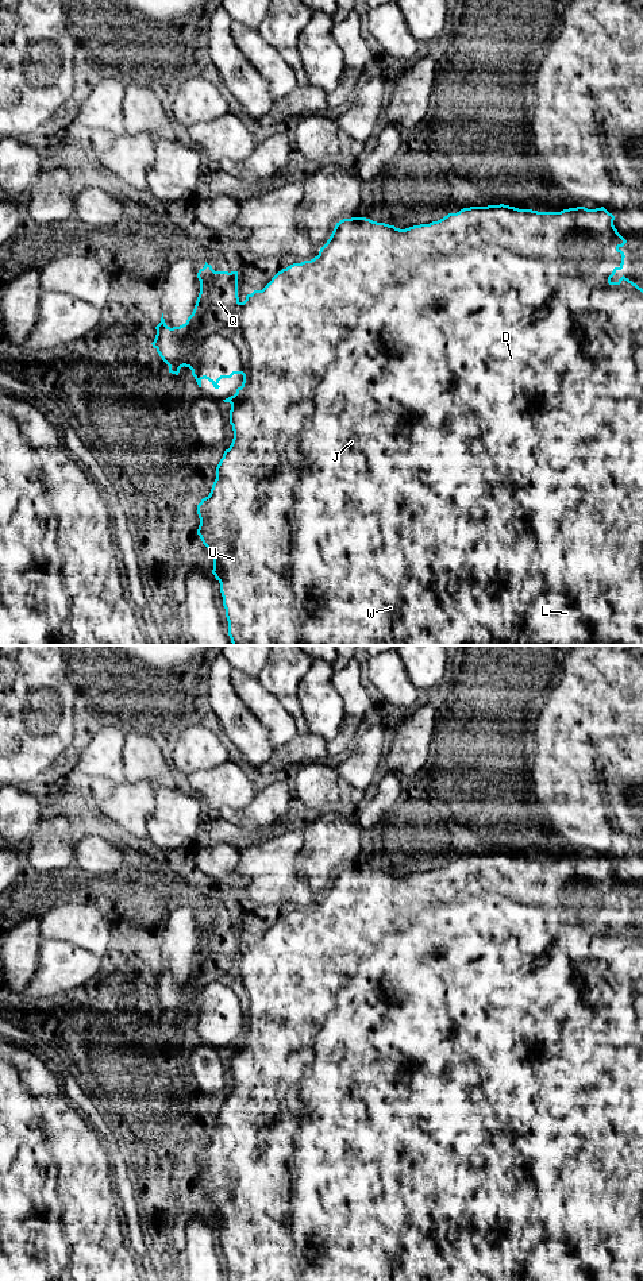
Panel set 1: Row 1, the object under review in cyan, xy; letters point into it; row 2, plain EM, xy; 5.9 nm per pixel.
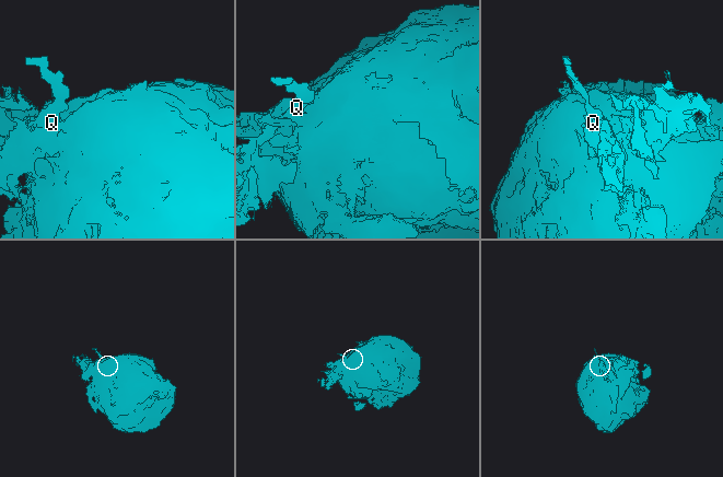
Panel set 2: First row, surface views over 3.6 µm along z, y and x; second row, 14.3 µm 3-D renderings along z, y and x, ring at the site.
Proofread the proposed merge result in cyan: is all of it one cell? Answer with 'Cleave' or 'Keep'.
Cleave

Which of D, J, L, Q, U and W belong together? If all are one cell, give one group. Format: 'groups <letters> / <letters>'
groups D J L U W / Q

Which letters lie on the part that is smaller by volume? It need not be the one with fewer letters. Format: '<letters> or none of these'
Q

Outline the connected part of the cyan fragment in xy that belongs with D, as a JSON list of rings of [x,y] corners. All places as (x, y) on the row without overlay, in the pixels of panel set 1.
[[[500,852],[500,853],[488,853],[488,854],[470,854],[470,856],[463,856],[463,857],[461,857],[461,858],[459,858],[459,860],[457,860],[457,861],[448,861],[448,863],[447,863],[447,864],[444,864],[444,865],[443,865],[443,867],[440,867],[440,868],[438,868],[438,869],[432,869],[432,871],[430,871],[430,872],[420,872],[420,873],[413,873],[413,875],[409,875],[409,876],[405,876],[405,877],[400,877],[400,876],[396,876],[396,875],[394,875],[394,873],[389,873],[389,872],[385,872],[385,871],[377,871],[377,869],[373,869],[373,868],[370,868],[370,867],[366,867],[366,865],[351,865],[351,867],[343,867],[343,868],[340,868],[340,869],[339,869],[339,871],[336,871],[336,873],[335,873],[335,876],[334,876],[334,879],[332,879],[332,881],[331,881],[331,884],[330,884],[330,887],[328,887],[328,888],[327,888],[327,891],[326,891],[326,892],[324,892],[324,894],[323,894],[323,895],[322,895],[322,896],[320,896],[320,899],[319,899],[319,903],[317,903],[317,904],[315,904],[315,906],[313,906],[313,907],[311,907],[311,908],[304,908],[304,910],[301,910],[301,911],[293,911],[293,912],[290,912],[290,914],[288,914],[288,915],[286,915],[286,917],[282,917],[282,918],[281,918],[281,919],[278,919],[278,921],[277,921],[277,922],[276,922],[276,923],[274,923],[274,925],[273,925],[273,926],[272,926],[272,929],[270,929],[270,930],[269,930],[269,931],[267,931],[267,933],[266,933],[266,934],[265,934],[265,935],[263,935],[263,937],[262,937],[262,938],[254,938],[254,939],[253,939],[253,941],[251,941],[251,942],[250,942],[250,950],[249,950],[249,954],[247,954],[247,965],[249,965],[249,968],[247,968],[247,971],[246,971],[246,972],[245,972],[245,973],[243,973],[243,976],[245,976],[245,987],[246,987],[246,989],[247,989],[247,992],[249,992],[249,995],[250,995],[250,1022],[249,1022],[249,1034],[247,1034],[247,1037],[246,1037],[246,1039],[245,1039],[245,1042],[243,1042],[243,1045],[242,1045],[242,1047],[240,1047],[240,1050],[239,1050],[239,1052],[238,1052],[238,1053],[236,1053],[236,1054],[235,1054],[235,1056],[234,1056],[234,1057],[231,1057],[231,1058],[230,1058],[230,1072],[231,1072],[231,1073],[232,1073],[232,1079],[234,1079],[234,1087],[232,1087],[232,1091],[231,1091],[231,1093],[230,1093],[230,1096],[228,1096],[228,1097],[226,1097],[226,1099],[224,1099],[224,1101],[223,1101],[223,1106],[222,1106],[222,1107],[220,1107],[220,1110],[219,1110],[219,1112],[217,1112],[217,1115],[216,1115],[216,1127],[215,1127],[215,1130],[213,1130],[213,1133],[212,1133],[212,1137],[211,1137],[211,1141],[209,1141],[209,1143],[208,1143],[208,1145],[205,1145],[205,1146],[203,1146],[203,1147],[201,1147],[201,1150],[200,1150],[200,1151],[199,1151],[199,1153],[197,1153],[197,1162],[199,1162],[199,1166],[200,1166],[200,1173],[199,1173],[199,1177],[197,1177],[197,1182],[199,1182],[199,1184],[200,1184],[200,1187],[201,1187],[201,1189],[203,1189],[203,1192],[204,1192],[204,1193],[205,1193],[205,1195],[207,1195],[207,1196],[208,1196],[208,1197],[209,1197],[209,1199],[211,1199],[211,1201],[212,1201],[212,1204],[213,1204],[213,1218],[212,1218],[212,1222],[213,1222],[213,1223],[215,1223],[215,1226],[216,1226],[216,1228],[217,1228],[217,1230],[219,1230],[219,1231],[220,1231],[220,1241],[222,1241],[222,1245],[223,1245],[223,1254],[224,1254],[224,1257],[226,1257],[226,1265],[227,1265],[227,1269],[228,1269],[228,1281],[643,1281],[643,937],[642,937],[642,935],[639,935],[639,934],[638,934],[638,933],[636,933],[636,931],[634,931],[634,930],[632,930],[632,929],[629,929],[629,927],[628,927],[628,926],[625,926],[625,925],[624,925],[624,923],[623,923],[623,925],[621,925],[621,926],[620,926],[620,927],[619,927],[619,929],[617,929],[617,930],[612,930],[612,929],[611,929],[611,926],[612,926],[612,925],[613,925],[613,923],[615,923],[615,921],[616,921],[616,919],[617,919],[617,918],[621,918],[621,917],[623,917],[623,912],[624,912],[624,906],[625,906],[625,903],[624,903],[624,900],[623,900],[623,899],[621,899],[621,898],[620,898],[620,896],[621,896],[621,895],[623,895],[623,894],[624,894],[624,892],[625,892],[625,891],[627,891],[627,888],[625,888],[625,887],[624,887],[624,885],[623,885],[623,884],[621,884],[621,883],[620,883],[620,881],[619,881],[619,880],[617,880],[617,877],[616,877],[616,876],[615,876],[615,873],[613,873],[613,868],[615,868],[615,864],[613,864],[613,863],[612,863],[612,861],[609,861],[609,860],[608,860],[608,858],[607,858],[607,857],[605,857],[605,856],[604,856],[604,854],[601,854],[601,856],[596,856],[596,857],[588,857],[588,856],[585,856],[585,854],[577,854],[577,856],[569,856],[569,857],[563,857],[563,858],[561,858],[561,860],[538,860],[538,858],[532,858],[532,857],[519,857],[519,856],[515,856],[515,854],[509,854],[509,853],[504,853],[504,852]]]

